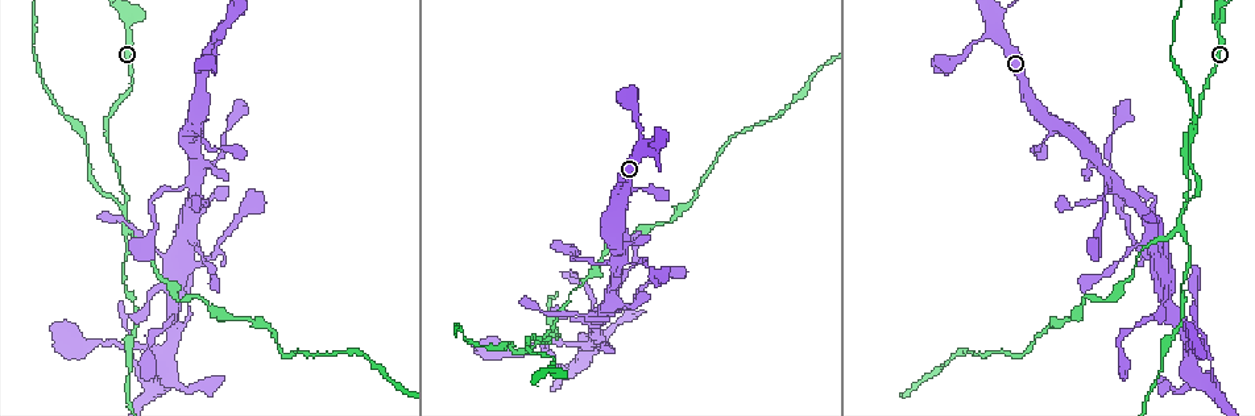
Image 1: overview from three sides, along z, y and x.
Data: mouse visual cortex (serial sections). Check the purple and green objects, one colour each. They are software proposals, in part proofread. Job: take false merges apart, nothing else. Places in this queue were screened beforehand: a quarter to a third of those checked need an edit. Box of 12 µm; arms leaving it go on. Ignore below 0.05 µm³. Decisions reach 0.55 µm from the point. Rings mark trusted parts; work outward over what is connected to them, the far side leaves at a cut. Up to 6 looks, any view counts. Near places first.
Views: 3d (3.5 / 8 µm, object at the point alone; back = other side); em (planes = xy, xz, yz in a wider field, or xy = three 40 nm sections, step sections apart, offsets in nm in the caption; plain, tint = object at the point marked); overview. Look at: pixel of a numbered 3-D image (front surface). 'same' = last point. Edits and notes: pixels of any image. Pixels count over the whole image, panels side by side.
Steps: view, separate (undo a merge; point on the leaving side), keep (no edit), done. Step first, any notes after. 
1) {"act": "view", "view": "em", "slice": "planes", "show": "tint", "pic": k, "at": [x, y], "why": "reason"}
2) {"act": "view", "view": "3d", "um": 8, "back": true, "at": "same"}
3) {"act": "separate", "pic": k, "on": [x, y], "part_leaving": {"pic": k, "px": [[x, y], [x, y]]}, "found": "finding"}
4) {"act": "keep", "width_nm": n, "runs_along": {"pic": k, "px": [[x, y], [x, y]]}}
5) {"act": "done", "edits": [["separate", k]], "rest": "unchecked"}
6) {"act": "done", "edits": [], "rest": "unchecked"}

{"act": "view", "view": "3d", "um": 3.5, "pic": 1, "at": [126, 198], "why": "side arm on a straight run"}

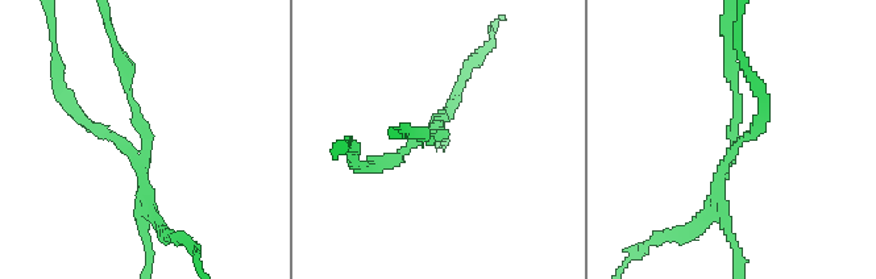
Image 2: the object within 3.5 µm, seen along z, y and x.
{"act": "view", "view": "em", "slice": "xy", "step": 2, "show": "plain", "pic": 2, "at": [734, 142], "arms": 3, "arm_widths_nm": [150, 150, 200]}

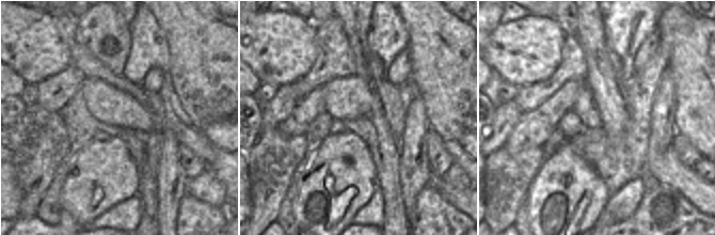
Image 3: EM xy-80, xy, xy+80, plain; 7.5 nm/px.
{"act": "view", "view": "em", "slice": "xy", "step": 2, "show": "tint", "at": "same", "why": "with the object marked"}

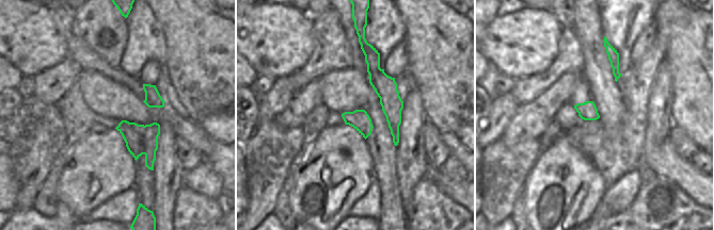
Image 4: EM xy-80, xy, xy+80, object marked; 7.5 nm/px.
{"act": "separate", "pic": 2, "on": [100, 129], "found": "two cells meet here"}

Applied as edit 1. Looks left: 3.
{"act": "view", "view": "overview", "why": "see it whole again"}

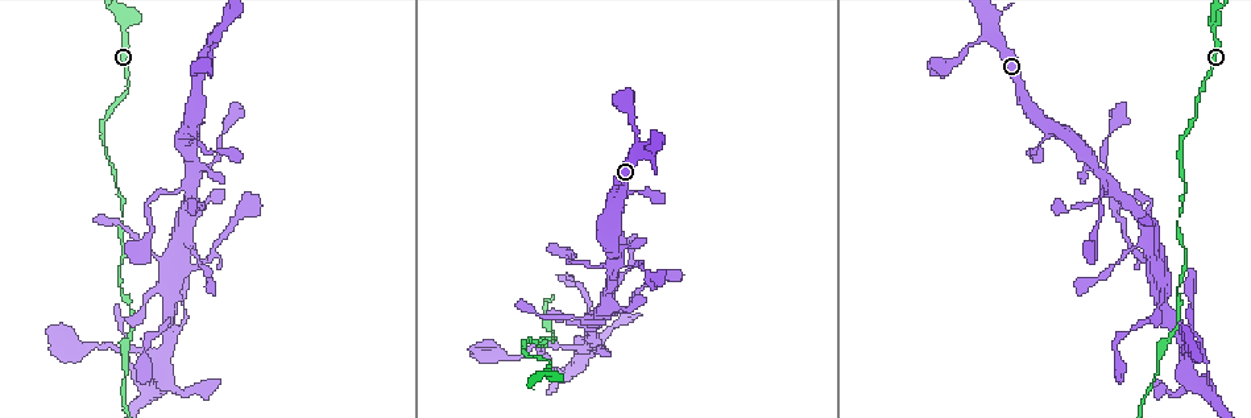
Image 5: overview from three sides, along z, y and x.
{"act": "view", "view": "3d", "um": 3.5, "pic": 5, "at": [612, 270], "why": "four or more arms meet"}

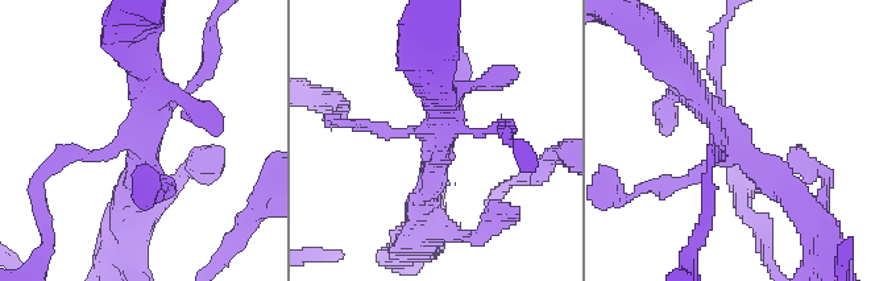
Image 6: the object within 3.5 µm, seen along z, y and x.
{"act": "view", "view": "em", "slice": "xy", "step": 1, "show": "tint", "pic": 6, "at": [439, 136]}

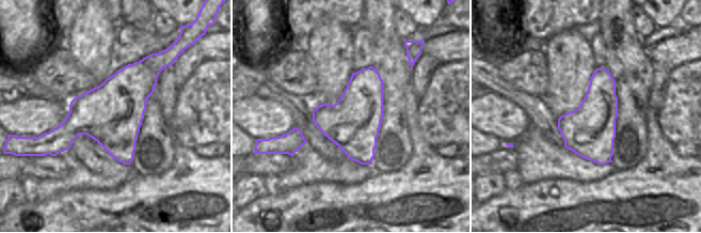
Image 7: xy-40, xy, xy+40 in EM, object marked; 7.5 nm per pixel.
{"act": "keep", "runs_along": {"pic": 6, "px": [[676, 62], [724, 140], [784, 193]]}, "found": "one cell here"}

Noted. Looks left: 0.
{"act": "done", "edits": [["separate", 2]], "rest": "unchecked"}

